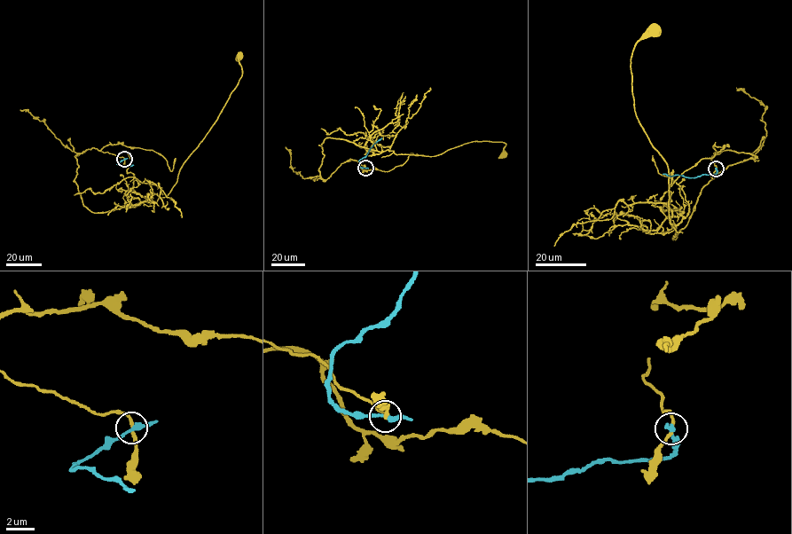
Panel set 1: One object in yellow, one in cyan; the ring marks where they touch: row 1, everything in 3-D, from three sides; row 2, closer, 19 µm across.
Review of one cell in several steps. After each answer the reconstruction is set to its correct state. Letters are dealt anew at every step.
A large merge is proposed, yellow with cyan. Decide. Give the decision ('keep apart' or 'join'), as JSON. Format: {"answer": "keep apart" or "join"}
{"answer": "keep apart"}

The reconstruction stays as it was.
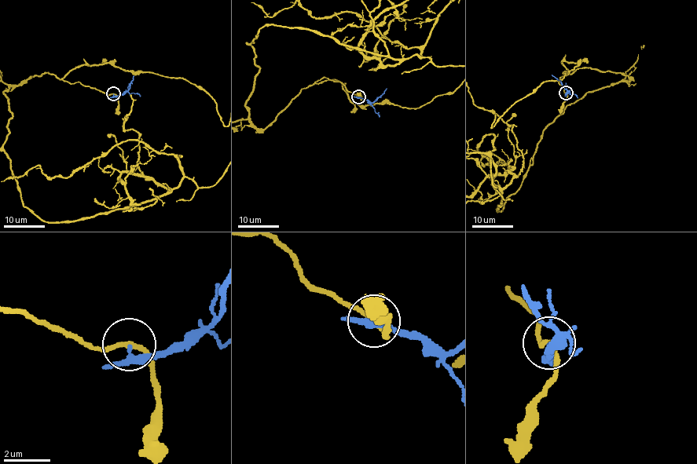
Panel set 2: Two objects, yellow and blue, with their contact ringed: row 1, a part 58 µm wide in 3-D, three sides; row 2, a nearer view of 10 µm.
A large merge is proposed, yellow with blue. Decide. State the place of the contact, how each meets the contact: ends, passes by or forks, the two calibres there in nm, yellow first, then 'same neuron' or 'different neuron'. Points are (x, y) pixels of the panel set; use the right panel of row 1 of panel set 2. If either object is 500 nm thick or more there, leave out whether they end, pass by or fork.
at (566, 93); yellow passes by; blue passes by; 190 nm thick on the yellow side, 190 nm on the other; different neuron

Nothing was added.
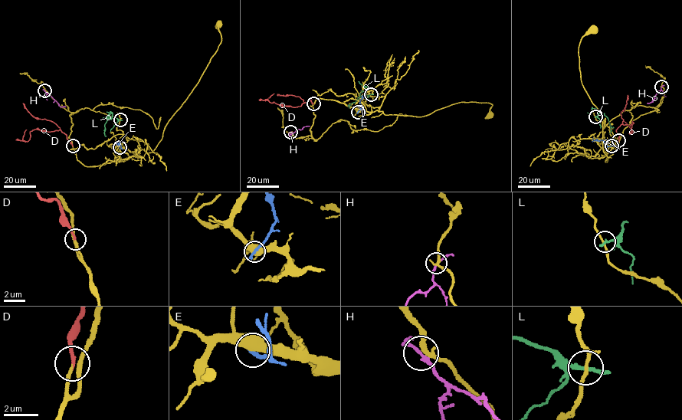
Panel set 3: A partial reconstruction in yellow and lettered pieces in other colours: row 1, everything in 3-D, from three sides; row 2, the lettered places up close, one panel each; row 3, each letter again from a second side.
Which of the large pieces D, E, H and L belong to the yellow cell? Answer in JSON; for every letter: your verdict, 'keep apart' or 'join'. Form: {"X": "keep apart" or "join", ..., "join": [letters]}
{"D": "join", "E": "keep apart", "H": "keep apart", "L": "keep apart", "join": ["D"]}

